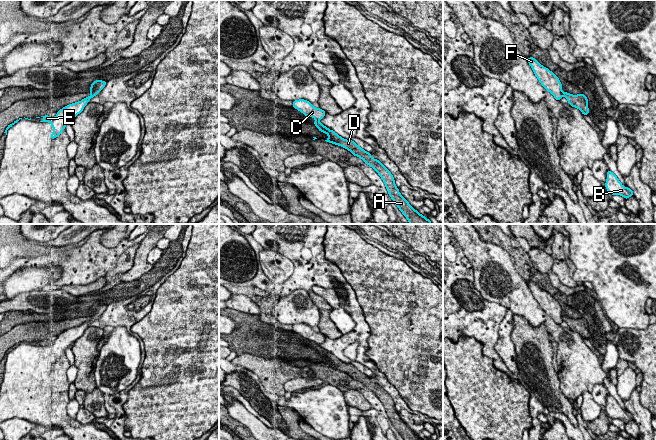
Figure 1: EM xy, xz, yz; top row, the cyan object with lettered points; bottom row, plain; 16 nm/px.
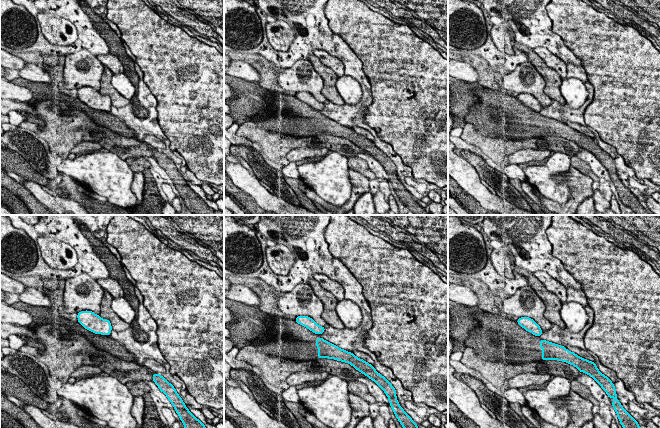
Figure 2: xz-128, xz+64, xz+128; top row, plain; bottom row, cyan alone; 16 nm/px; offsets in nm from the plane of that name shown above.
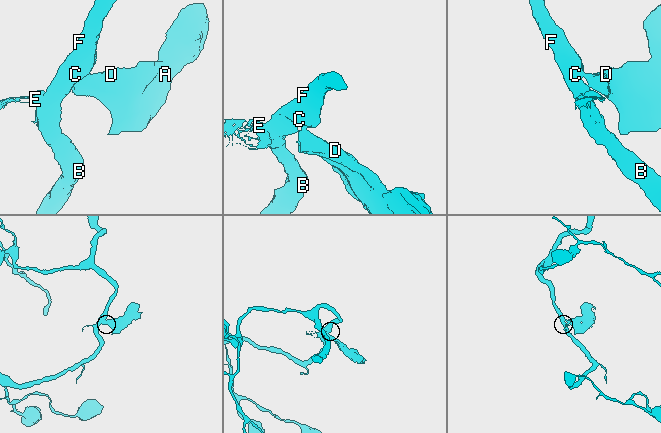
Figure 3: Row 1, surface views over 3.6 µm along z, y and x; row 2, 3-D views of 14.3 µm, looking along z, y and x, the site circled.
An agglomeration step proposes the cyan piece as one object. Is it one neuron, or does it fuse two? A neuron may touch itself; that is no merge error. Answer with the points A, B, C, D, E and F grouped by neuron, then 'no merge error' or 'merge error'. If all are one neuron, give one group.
A D / B C E F | merge error

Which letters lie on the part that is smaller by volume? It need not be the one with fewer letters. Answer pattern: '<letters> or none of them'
A, D

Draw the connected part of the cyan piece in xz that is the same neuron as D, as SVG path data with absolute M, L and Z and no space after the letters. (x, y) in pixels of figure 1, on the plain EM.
M315 343L314 349L320 356L328 359L328 363L325 364L326 366L346 372L354 380L361 382L365 388L371 390L378 397L385 408L389 420L404 440L423 440L400 418L399 413L395 409L393 399L379 384L372 382L369 376L362 373L354 365L340 361L333 354L321 348L317 343Z

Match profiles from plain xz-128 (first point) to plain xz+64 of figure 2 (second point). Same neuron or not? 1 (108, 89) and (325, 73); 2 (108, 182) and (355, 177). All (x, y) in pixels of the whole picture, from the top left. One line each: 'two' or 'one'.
1: one
2: two

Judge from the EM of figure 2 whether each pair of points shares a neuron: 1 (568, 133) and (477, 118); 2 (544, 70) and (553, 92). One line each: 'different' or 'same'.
1: same
2: same

